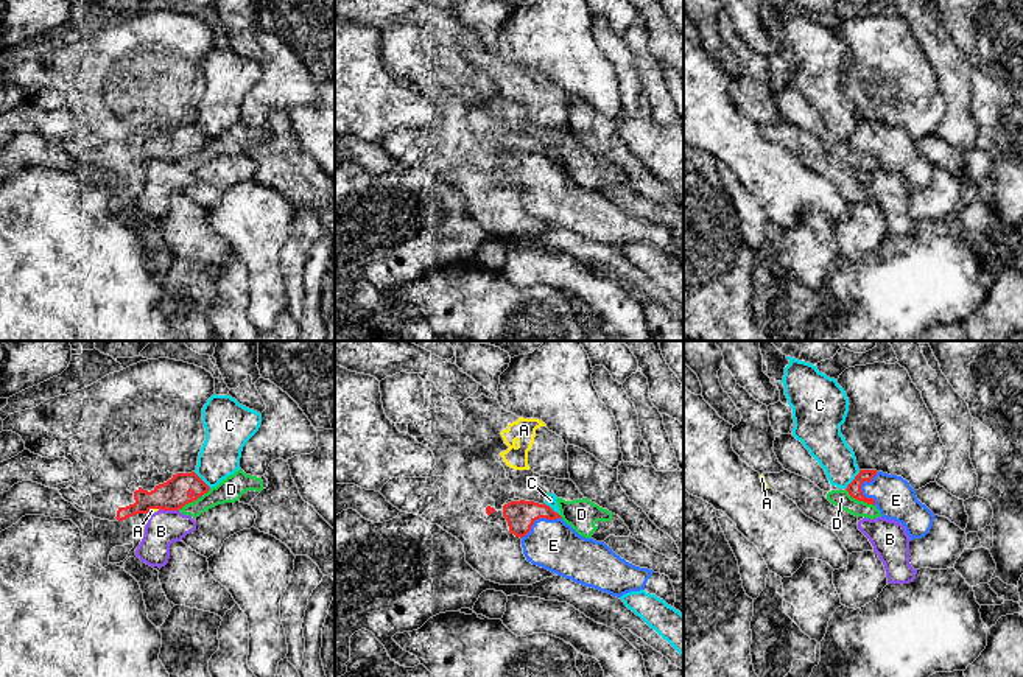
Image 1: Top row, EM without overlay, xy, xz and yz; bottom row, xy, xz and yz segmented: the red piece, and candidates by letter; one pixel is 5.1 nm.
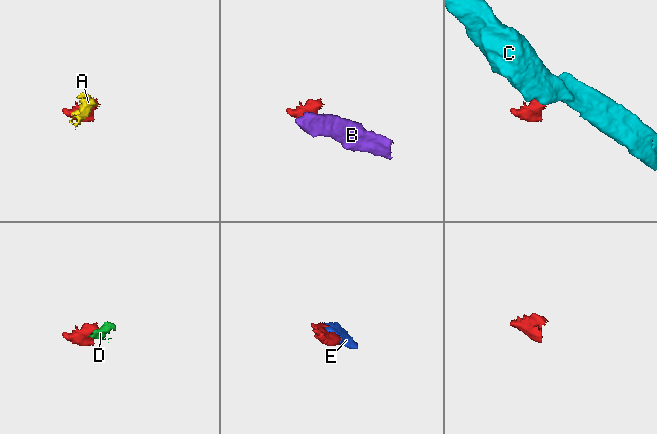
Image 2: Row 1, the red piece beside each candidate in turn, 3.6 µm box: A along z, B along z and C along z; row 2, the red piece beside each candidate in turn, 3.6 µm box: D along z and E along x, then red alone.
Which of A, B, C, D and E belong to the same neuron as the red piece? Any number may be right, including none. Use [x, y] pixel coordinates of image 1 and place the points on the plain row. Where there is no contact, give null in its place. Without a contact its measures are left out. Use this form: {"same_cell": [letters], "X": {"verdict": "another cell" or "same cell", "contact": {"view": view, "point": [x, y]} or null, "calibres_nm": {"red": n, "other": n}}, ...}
{"same_cell": ["E"], "A": {"verdict": "another cell", "contact": {"view": "xy", "point": [151, 159]}, "calibres_nm": {"red": 160, "other": 20}}, "B": {"verdict": "another cell", "contact": {"view": "xy", "point": [168, 161]}, "calibres_nm": {"red": 160, "other": 180}}, "C": {"verdict": "another cell", "contact": {"view": "yz", "point": [854, 131]}, "calibres_nm": {"red": 70, "other": 190}}, "D": {"verdict": "another cell", "contact": {"view": "yz", "point": [860, 151]}, "calibres_nm": {"red": 70, "other": 90}}, "E": {"verdict": "same cell", "contact": {"view": "yz", "point": [860, 140]}, "calibres_nm": {"red": 70, "other": 200}}}

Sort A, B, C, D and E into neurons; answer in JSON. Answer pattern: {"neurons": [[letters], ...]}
{"neurons": [["A", "B"], ["C"], ["D"], ["E"]]}

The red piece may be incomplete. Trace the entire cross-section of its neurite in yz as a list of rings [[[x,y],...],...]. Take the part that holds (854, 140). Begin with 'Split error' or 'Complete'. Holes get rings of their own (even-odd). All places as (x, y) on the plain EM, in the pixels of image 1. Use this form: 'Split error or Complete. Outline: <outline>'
Split error. Outline: [[[860,121],[845,142],[852,149],[874,156],[883,170],[902,174],[911,191],[925,188],[933,177],[936,167],[917,151],[916,142],[902,128],[877,121]]]

